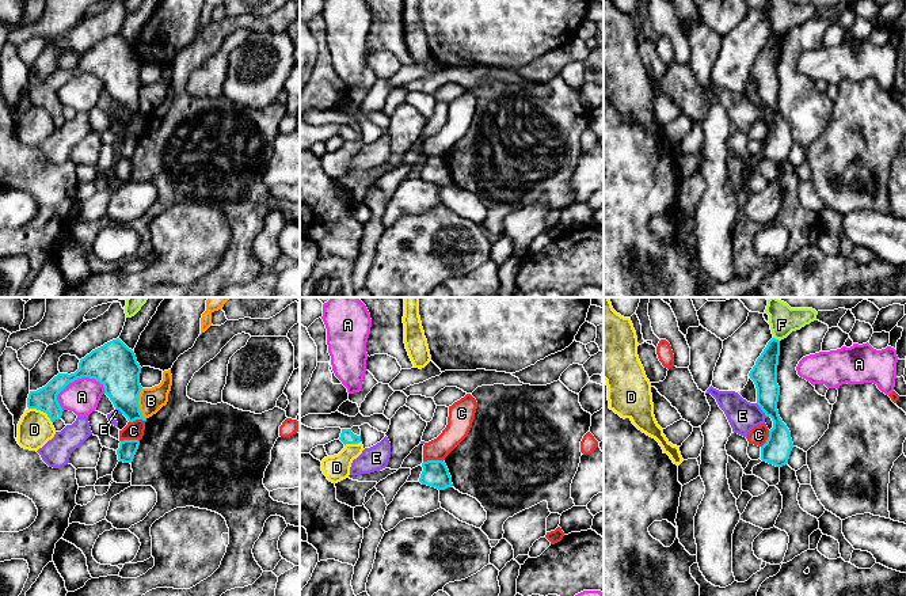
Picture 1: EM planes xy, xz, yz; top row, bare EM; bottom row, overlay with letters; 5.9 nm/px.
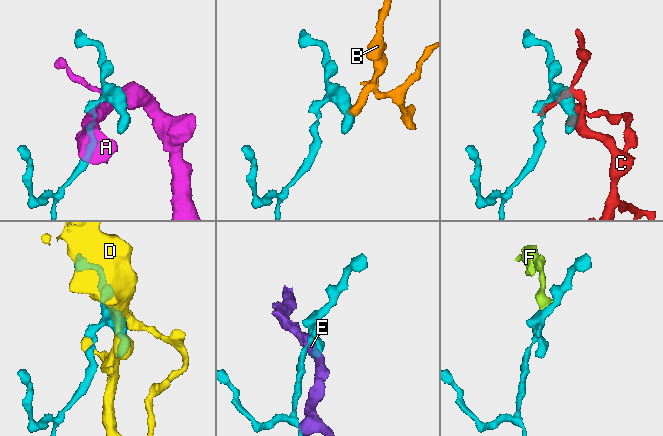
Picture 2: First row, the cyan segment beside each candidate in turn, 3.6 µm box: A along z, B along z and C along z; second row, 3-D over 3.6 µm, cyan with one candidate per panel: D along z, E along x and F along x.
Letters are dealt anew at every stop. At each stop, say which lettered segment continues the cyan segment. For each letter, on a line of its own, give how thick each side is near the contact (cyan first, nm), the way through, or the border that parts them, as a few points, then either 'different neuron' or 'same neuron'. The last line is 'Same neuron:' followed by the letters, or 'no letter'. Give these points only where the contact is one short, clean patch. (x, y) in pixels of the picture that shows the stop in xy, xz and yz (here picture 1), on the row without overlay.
A: calibres 240 and 200 nm; different neuron
B: calibres 260 and 150 nm; border xy (141, 84), (139, 105), (145, 114); different neuron
C: calibres 160 and 140 nm; border xz (442, 156), (423, 158); different neuron
D: calibres 140 and 200 nm; border xy (29, 103), (42, 106), (52, 118); different neuron
E: calibres 160 and 180 nm; border yz (756, 99), (766, 112); different neuron
F: calibres 160 and 170 nm; border yz (773, 33), (779, 37); different neuron
Same neuron: no letter

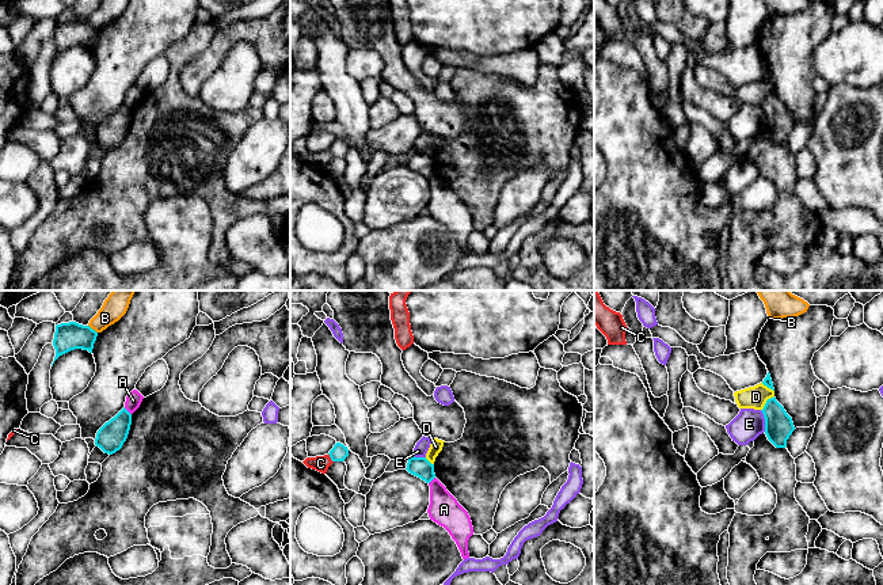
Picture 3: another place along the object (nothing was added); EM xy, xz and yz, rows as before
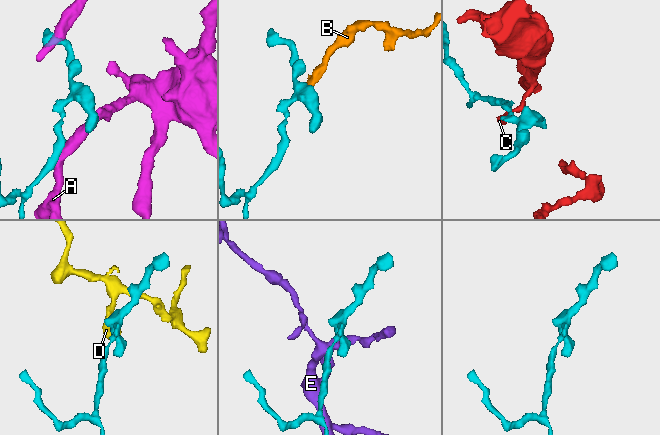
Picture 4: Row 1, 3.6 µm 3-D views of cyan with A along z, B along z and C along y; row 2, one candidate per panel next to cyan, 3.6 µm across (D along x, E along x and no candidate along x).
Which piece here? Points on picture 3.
A: calibres 170 and 90 nm; different neuron
B: calibres 160 and 120 nm; border xy (88, 21), (96, 29); different neuron
C: calibres 100 and 100 nm; border xz (328, 149), (332, 158); different neuron
D: calibres 170 and 130 nm; border yz (773, 91), (761, 106); different neuron
E: calibres 170 and 180 nm; border yz (760, 106), (765, 126); different neuron
Same neuron: no letter

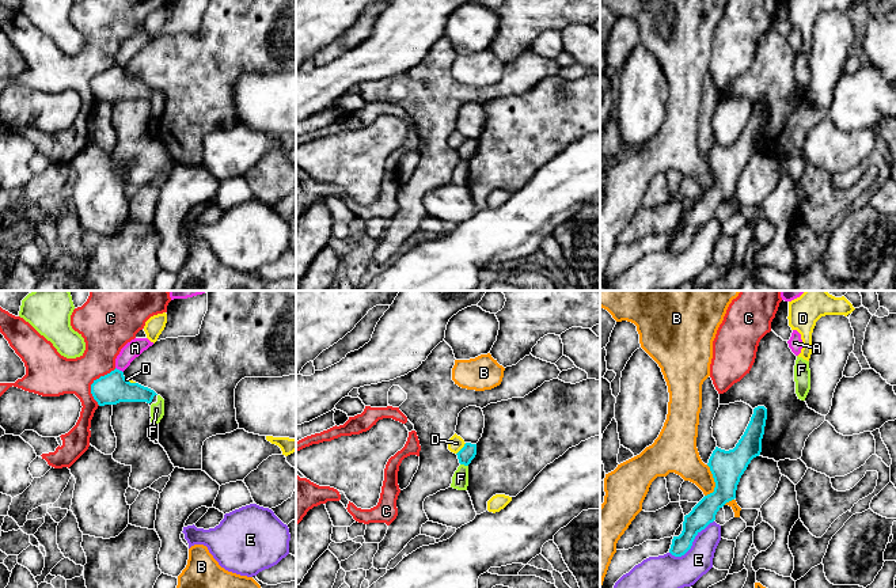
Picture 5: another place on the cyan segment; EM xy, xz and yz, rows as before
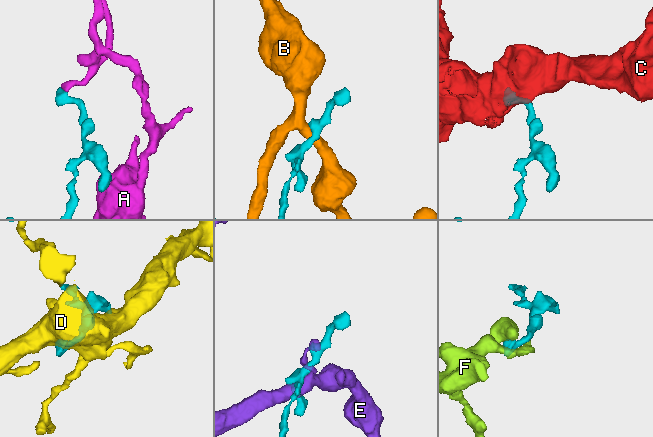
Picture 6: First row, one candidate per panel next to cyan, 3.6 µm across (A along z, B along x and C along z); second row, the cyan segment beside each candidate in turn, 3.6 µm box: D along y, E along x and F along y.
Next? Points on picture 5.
A: calibres 190 and 100 nm; border xy (116, 63), (122, 68); different neuron
B: calibres 190 and 200 nm; border yz (706, 160), (712, 170), (714, 185), (705, 192); different neuron
C: calibres 190 and 260 nm; different neuron
D: calibres 90 and 90 nm; different neuron
E: calibres 140 and 220 nm; different neuron
F: calibres 90 and 100 nm; border xz (460, 159), (467, 162); different neuron
Same neuron: no letter

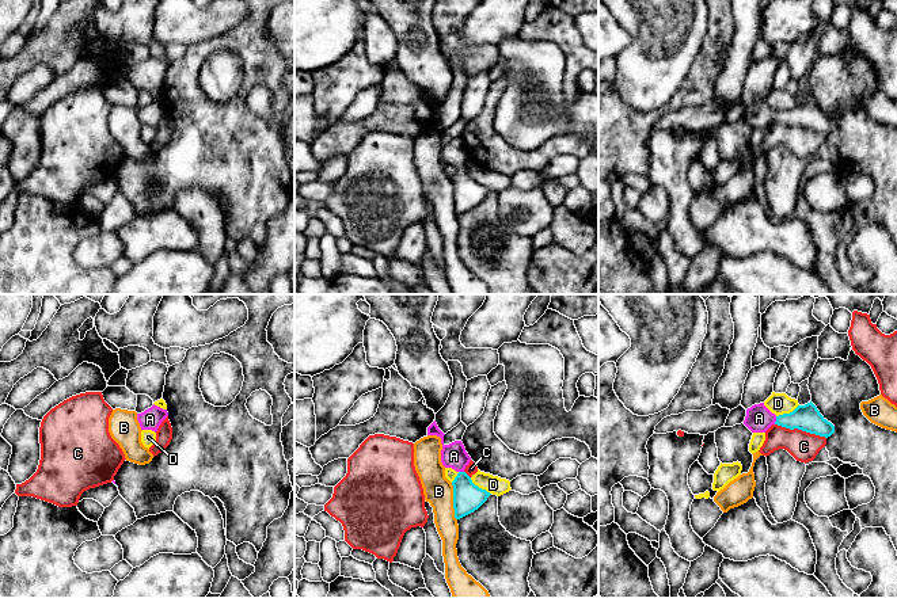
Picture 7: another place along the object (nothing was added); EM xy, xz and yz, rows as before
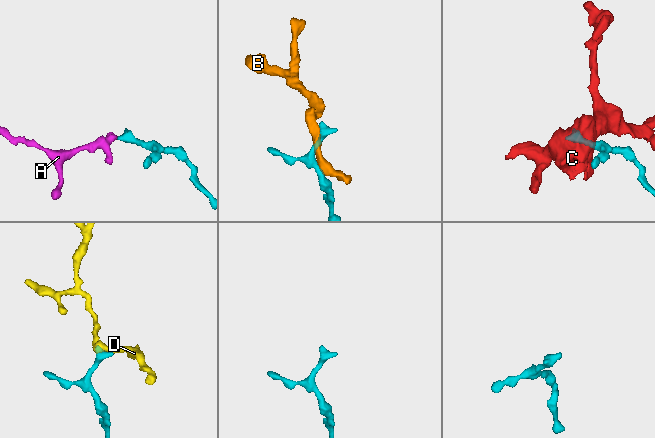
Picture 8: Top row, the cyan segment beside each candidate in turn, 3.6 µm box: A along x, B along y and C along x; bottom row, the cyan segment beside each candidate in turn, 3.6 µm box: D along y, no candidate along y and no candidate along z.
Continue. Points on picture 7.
A: calibres 160 and 160 nm; way yz (806, 114), (776, 117), (759, 114); same neuron
B: calibres 170 and 180 nm; border xz (451, 179), (453, 213), (456, 216); different neuron
C: calibres 160 and 180 nm; different neuron
D: calibres 170 and 110 nm; border xz (470, 174), (490, 190); different neuron
Same neuron: A

